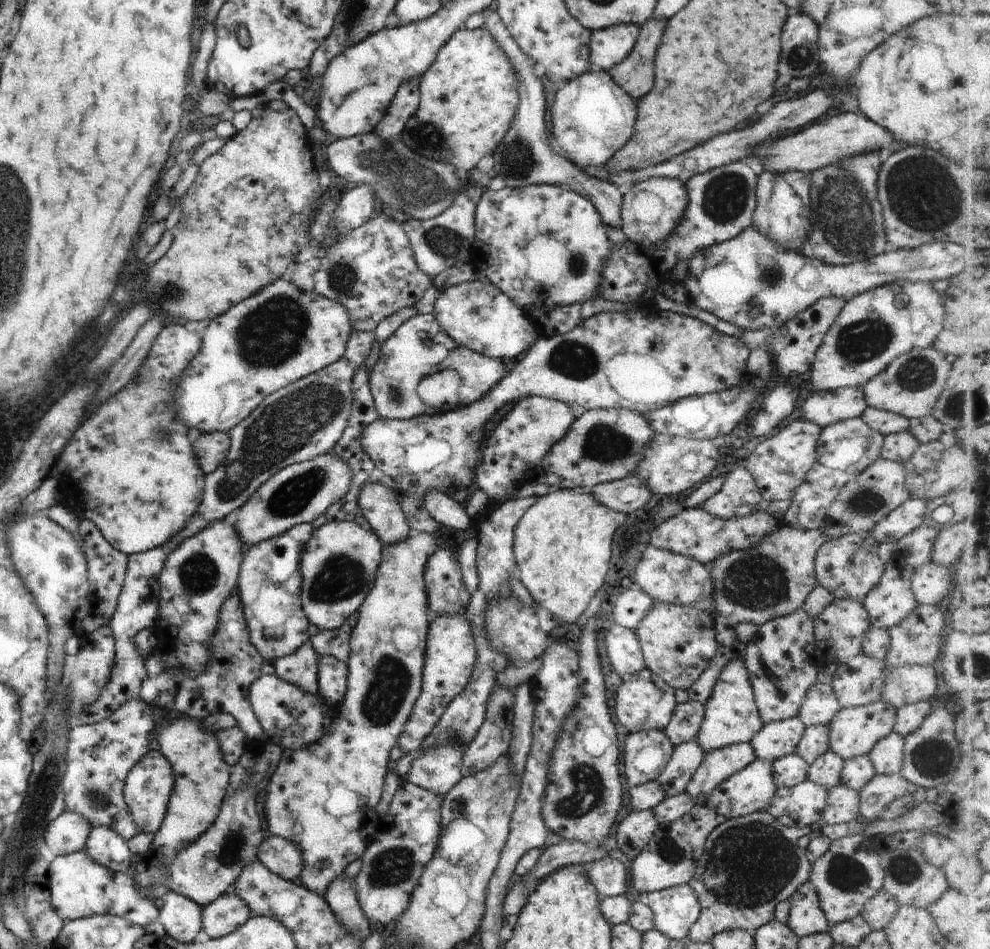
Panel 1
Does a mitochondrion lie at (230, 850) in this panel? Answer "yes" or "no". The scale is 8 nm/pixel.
yes

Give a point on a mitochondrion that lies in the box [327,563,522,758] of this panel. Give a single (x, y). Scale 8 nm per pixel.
(384, 696)

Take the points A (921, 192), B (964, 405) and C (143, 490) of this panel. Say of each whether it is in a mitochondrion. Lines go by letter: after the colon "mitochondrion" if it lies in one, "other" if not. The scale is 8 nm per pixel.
A: mitochondrion
B: mitochondrion
C: other

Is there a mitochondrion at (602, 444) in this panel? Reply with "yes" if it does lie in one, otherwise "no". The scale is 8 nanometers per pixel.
yes

